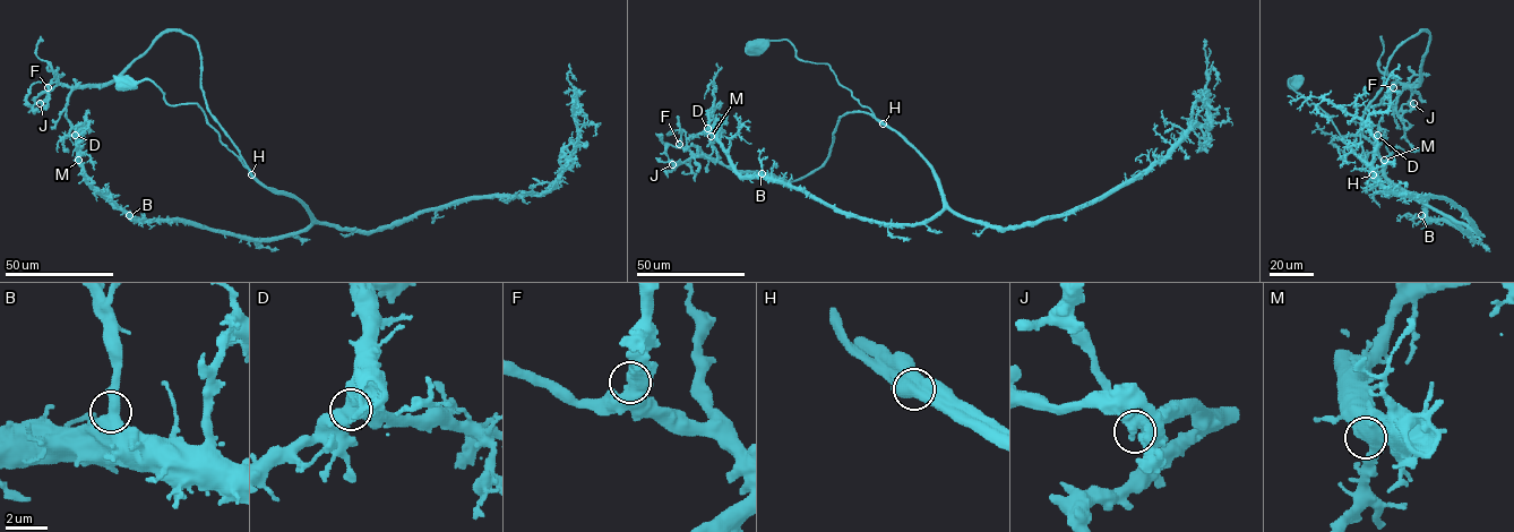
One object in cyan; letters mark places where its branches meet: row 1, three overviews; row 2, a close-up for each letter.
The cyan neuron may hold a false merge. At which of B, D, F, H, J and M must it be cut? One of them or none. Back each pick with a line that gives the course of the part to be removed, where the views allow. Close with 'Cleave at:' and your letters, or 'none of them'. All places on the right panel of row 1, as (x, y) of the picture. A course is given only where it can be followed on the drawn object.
Cleave at: none of them

